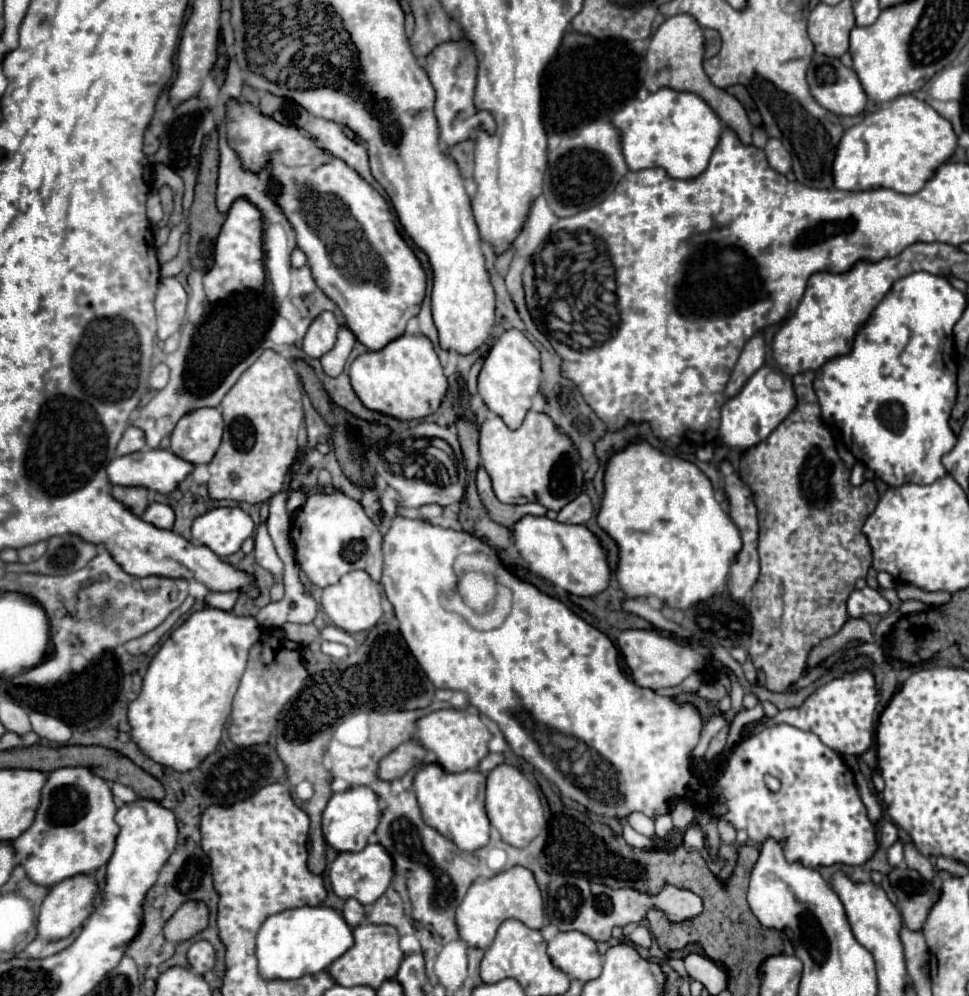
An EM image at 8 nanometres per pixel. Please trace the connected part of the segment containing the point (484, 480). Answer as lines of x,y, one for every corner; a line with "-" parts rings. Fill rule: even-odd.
479,466
477,470
477,478
475,478
475,484
477,484
477,492
481,496
481,502
485,506
485,510
489,512
491,520
513,530
515,524
527,516
527,514
535,514
535,516
545,516
545,508
539,506
537,502
529,502
529,504
521,504
521,506
511,506
511,504
503,504
497,500
493,488
491,488
491,478
489,474
485,472
483,466

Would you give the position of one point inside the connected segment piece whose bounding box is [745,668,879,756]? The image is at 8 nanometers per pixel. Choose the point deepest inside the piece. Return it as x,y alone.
841,714

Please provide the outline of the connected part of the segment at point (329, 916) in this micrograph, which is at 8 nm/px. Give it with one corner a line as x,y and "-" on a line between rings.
301,906
269,916
257,934
257,960
263,978
293,980
327,970
353,946
353,930
343,914
329,906

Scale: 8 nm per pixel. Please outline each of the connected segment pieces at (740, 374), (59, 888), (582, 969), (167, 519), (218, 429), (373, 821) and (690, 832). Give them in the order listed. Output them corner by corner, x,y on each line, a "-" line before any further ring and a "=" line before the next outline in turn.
755,336
751,338
751,342
745,344
733,372
731,378
725,386
725,398
733,398
743,384
751,378
751,374
755,374
755,370
759,370
763,366
765,360
765,344
763,344
763,336
=
77,874
77,876
65,878
59,884
55,884
41,904
39,918
37,918
37,934
45,940
67,938
75,928
83,926
83,922
91,916
93,900
95,900
97,892
99,892
97,880
91,874
=
559,932
549,942
549,958
551,962
569,974
569,978
577,980
593,980
601,974
601,954
597,952
597,944
583,932
=
157,502
149,504
141,518
143,518
145,522
149,522
149,524
153,524
153,526
157,526
157,528
165,528
165,530
171,530
171,526
173,526
173,522
175,522
175,514
173,514
171,506
167,506
167,504
157,504
=
195,408
187,412
171,434
169,450
191,462
207,464
215,456
223,434
223,418
219,408
=
355,786
345,792
337,792
327,802
327,808
323,810
323,834
329,846
333,846
337,852
359,852
367,846
369,838
375,834
379,822
381,822
381,808
379,808
379,796
369,786
=
697,820
689,822
689,824
687,824
687,830
685,830
685,838
683,838
683,844
685,844
687,848
695,848
695,850
701,850
701,848
703,848
703,840
705,840
705,834
703,834
703,830
701,830
699,822
697,822

